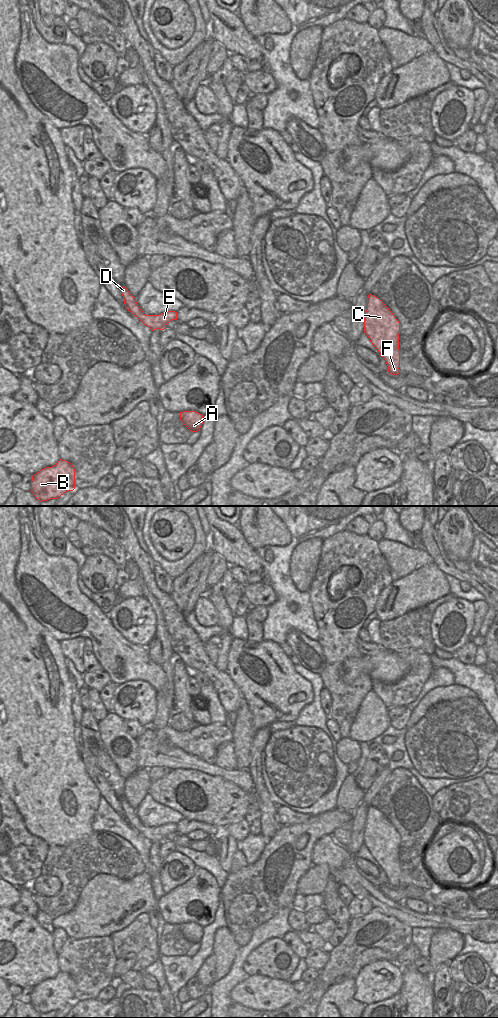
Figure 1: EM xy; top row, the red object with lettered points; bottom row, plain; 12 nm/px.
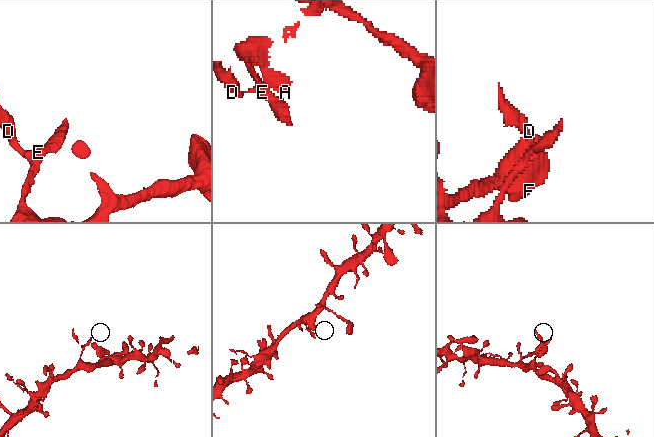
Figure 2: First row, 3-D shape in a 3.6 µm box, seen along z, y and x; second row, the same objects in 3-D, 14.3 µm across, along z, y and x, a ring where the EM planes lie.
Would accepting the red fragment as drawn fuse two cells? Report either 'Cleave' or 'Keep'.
Cleave.

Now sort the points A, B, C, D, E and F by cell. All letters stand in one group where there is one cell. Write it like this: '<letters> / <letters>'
A B C E F / D

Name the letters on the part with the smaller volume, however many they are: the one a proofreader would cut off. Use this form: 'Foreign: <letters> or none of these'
Foreign: D

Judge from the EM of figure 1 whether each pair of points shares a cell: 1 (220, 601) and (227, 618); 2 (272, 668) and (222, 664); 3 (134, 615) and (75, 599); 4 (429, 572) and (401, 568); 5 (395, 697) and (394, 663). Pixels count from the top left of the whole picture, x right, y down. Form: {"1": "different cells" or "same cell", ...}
{"1": "same cell", "2": "different cells", "3": "different cells", "4": "different cells", "5": "different cells"}

